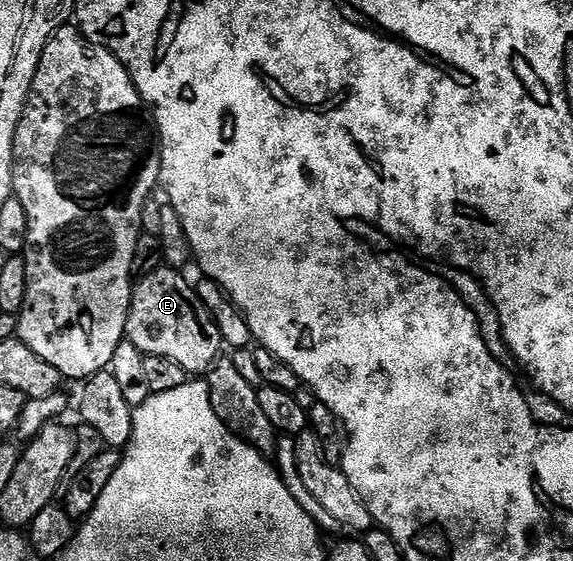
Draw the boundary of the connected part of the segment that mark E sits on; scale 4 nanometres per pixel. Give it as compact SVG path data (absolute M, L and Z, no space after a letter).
M162 267L140 278L133 287L125 335L146 357L171 359L186 375L205 375L222 356L223 342L211 311L199 299L196 284L185 275L172 267Z

